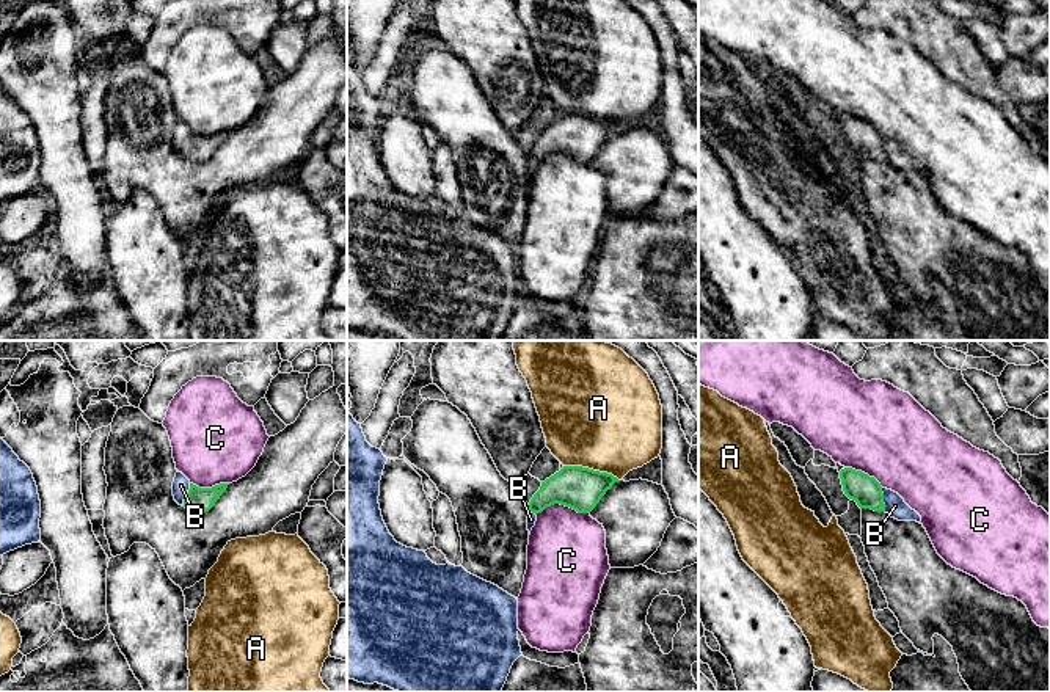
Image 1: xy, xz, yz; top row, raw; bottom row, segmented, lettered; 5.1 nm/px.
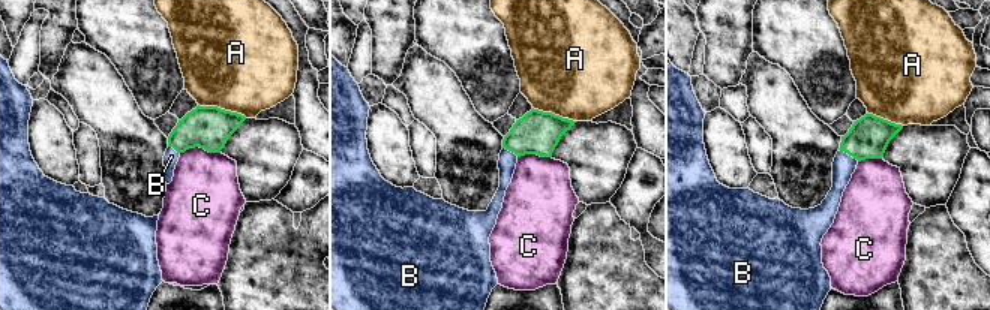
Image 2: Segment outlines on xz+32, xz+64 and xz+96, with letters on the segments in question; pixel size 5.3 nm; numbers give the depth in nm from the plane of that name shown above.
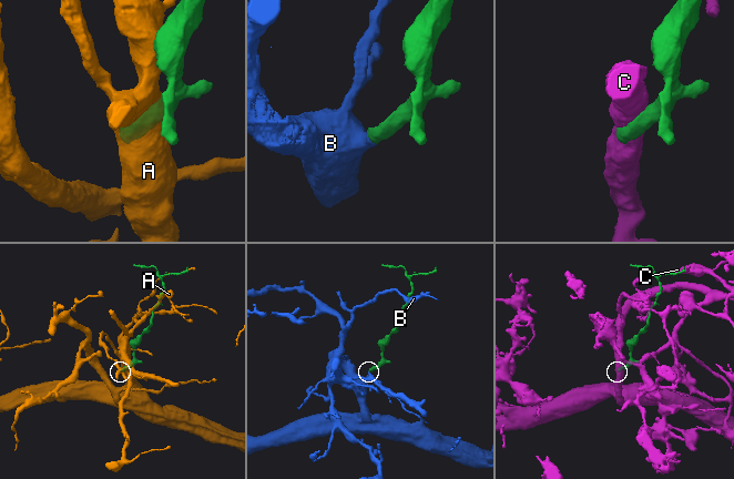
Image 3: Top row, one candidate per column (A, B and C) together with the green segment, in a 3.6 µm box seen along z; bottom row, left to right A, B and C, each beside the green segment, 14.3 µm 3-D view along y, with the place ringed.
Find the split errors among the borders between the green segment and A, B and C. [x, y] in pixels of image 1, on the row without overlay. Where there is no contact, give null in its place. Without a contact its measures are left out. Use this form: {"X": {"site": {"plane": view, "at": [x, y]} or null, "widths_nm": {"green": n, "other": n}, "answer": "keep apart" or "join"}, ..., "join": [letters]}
{"A": {"site": {"plane": "xz", "at": [592, 118]}, "widths_nm": {"green": 220, "other": 500}, "answer": "keep apart"}, "B": {"site": {"plane": "xy", "at": [187, 143]}, "widths_nm": {"green": 130, "other": 90}, "answer": "join"}, "C": {"site": {"plane": "xz", "at": [562, 152]}, "widths_nm": {"green": 220, "other": 400}, "answer": "keep apart"}, "join": ["B"]}

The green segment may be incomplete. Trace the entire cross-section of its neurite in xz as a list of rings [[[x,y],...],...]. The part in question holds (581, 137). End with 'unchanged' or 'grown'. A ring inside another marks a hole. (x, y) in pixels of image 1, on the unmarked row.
[[[563,115],[559,121],[541,130],[540,138],[529,151],[527,179],[530,184],[537,163],[546,155],[560,152],[578,162],[590,162],[617,126],[582,115]]]; grown

